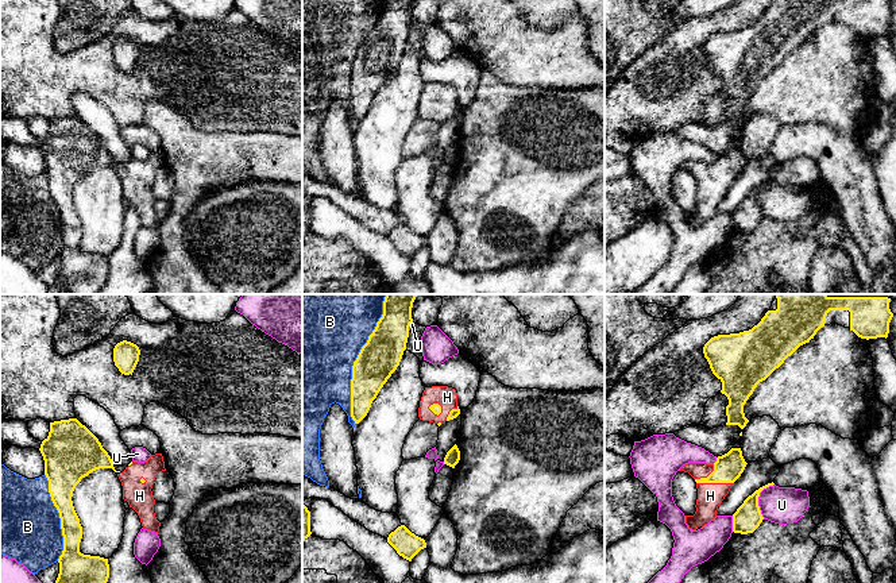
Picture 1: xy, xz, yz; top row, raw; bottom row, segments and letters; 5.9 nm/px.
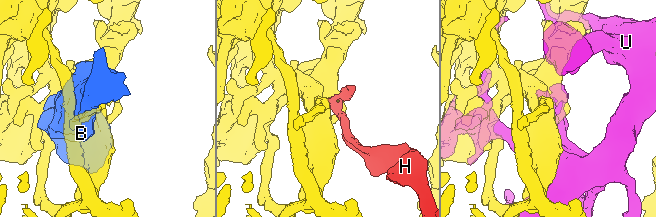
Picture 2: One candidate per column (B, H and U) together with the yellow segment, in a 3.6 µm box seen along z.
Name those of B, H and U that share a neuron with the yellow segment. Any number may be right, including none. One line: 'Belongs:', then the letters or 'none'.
Belongs: H

